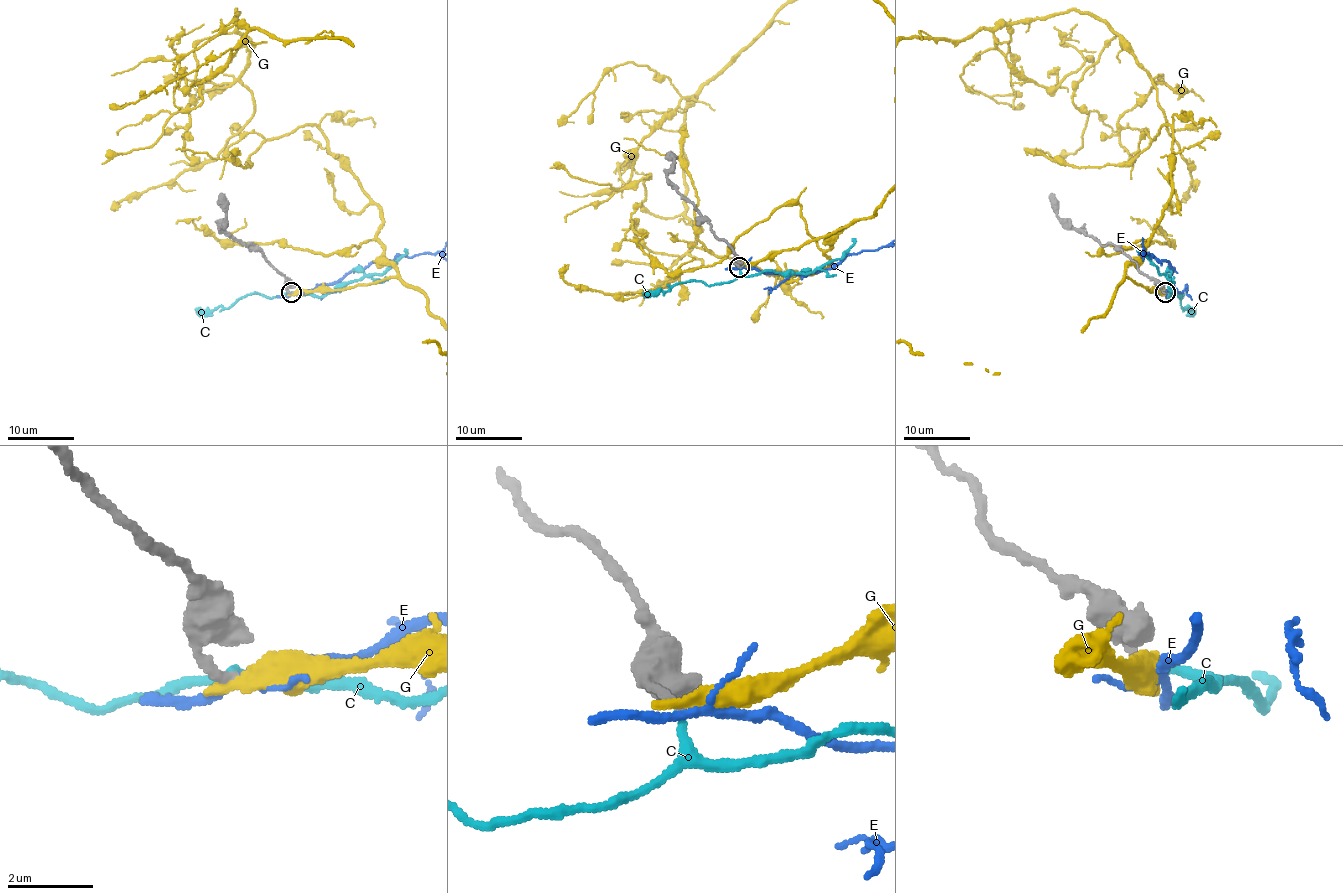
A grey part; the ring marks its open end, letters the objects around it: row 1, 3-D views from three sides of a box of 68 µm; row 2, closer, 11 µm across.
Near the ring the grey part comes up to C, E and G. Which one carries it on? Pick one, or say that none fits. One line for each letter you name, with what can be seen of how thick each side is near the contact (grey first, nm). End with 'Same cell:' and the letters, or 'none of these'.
C: calibres 240 and 200 nm
Same cell: C

